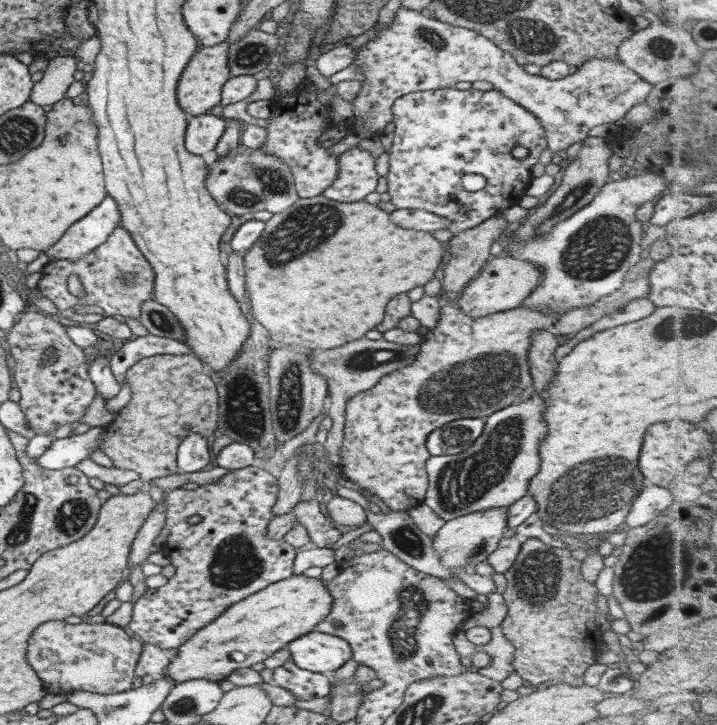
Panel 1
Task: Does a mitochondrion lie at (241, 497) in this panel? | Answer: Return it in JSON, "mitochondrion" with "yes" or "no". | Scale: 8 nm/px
{"mitochondrion":"no"}

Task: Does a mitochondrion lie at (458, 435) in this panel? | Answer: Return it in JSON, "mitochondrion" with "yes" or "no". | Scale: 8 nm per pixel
{"mitochondrion":"yes"}

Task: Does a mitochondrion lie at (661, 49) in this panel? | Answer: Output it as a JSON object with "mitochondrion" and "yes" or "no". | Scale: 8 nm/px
{"mitochondrion":"yes"}

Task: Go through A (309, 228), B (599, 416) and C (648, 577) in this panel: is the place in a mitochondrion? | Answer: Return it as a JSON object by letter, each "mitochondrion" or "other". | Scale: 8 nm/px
{"A":"mitochondrion","B":"other","C":"mitochondrion"}

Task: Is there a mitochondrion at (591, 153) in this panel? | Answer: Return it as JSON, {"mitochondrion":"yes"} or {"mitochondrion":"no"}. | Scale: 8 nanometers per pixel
{"mitochondrion":"no"}

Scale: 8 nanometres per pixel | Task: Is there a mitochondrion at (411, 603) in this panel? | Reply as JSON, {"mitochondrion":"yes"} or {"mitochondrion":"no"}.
{"mitochondrion":"yes"}

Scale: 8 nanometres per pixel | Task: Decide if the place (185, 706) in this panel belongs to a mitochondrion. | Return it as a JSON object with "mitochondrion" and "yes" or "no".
{"mitochondrion":"yes"}

